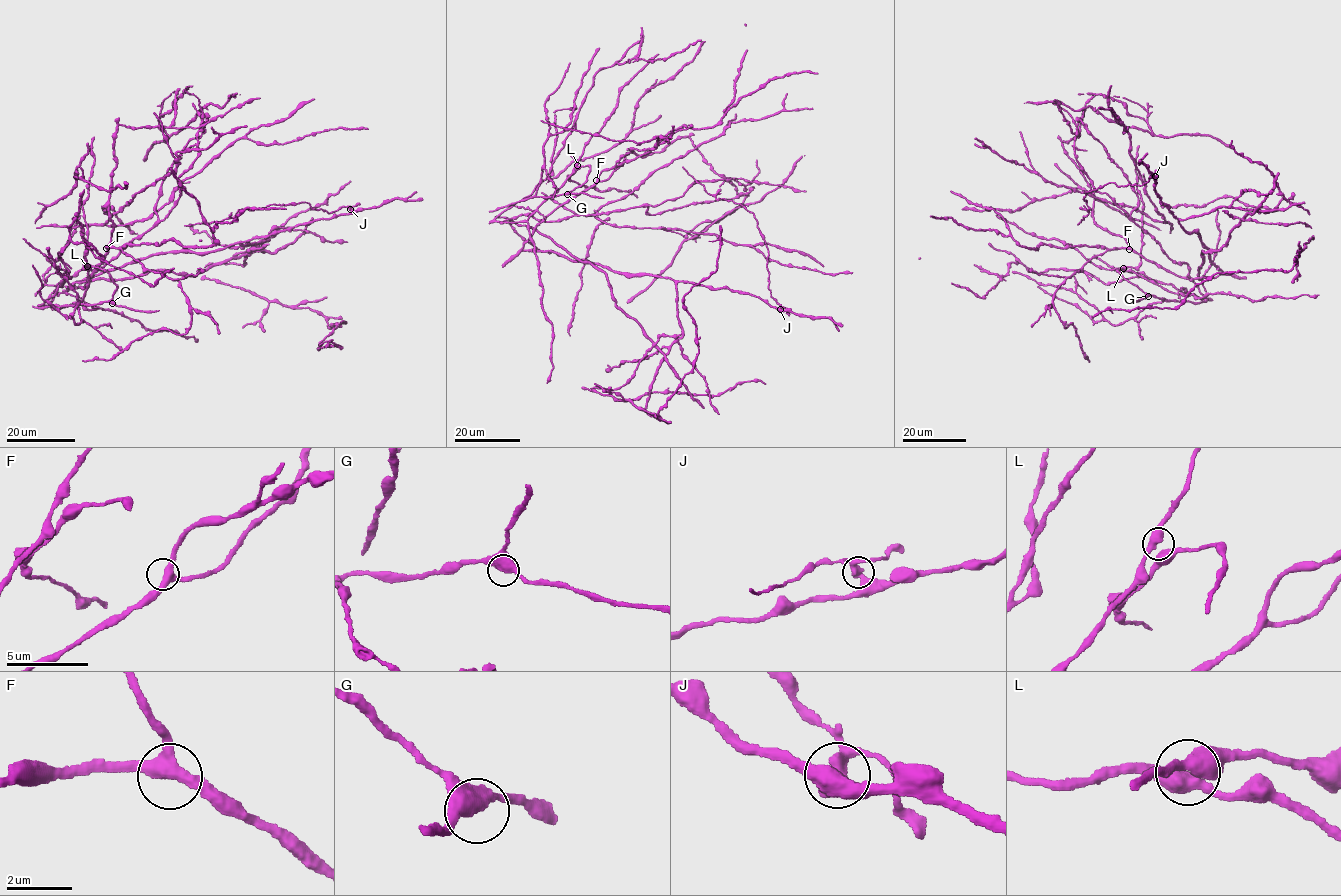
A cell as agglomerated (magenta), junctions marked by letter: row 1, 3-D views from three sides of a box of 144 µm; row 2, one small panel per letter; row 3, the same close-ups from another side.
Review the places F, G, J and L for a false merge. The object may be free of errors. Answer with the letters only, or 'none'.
J

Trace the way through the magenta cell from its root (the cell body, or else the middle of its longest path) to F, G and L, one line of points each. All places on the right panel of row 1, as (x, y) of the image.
F: (1102, 228), (1125, 239), (1129, 249)
G: (1102, 228), (1063, 148), (1072, 133), (1092, 185), (1188, 263), (1205, 298), (1118, 269), (1148, 296)
L: (1102, 228), (1063, 148), (1072, 133), (1092, 185), (1188, 263), (1204, 301), (1123, 268)

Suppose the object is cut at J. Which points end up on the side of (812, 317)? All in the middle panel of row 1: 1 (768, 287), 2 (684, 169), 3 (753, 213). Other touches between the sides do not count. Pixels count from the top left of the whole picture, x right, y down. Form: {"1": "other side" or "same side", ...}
{"1": "other side", "2": "other side", "3": "other side"}

